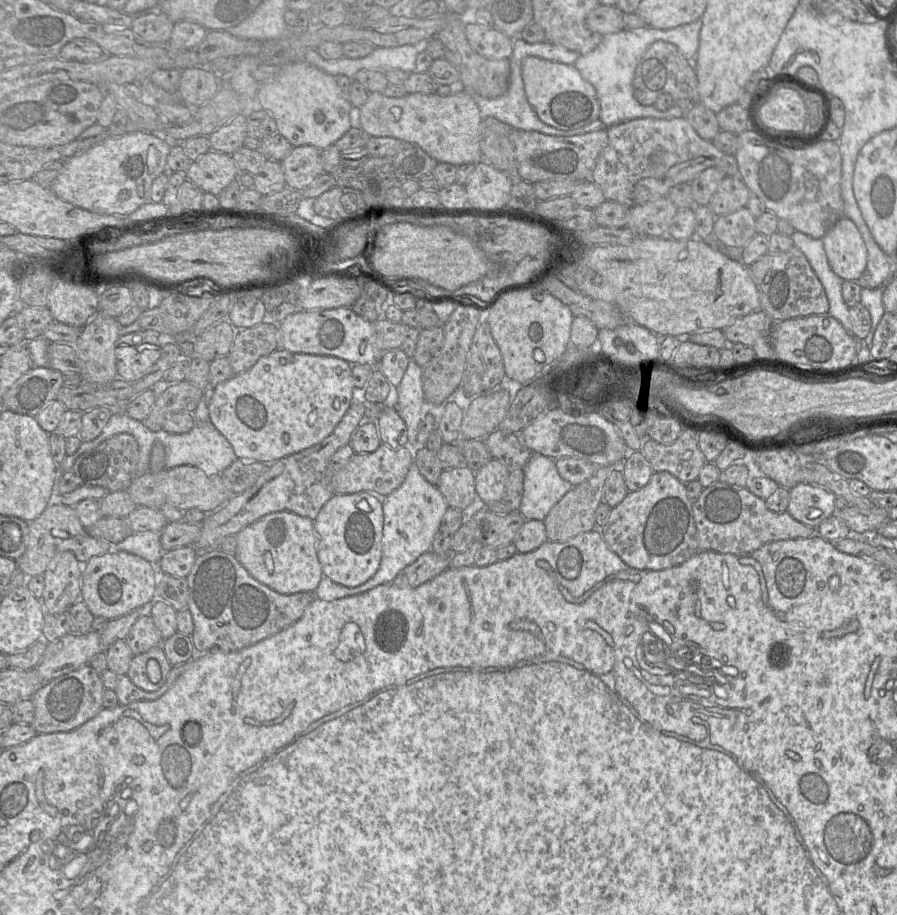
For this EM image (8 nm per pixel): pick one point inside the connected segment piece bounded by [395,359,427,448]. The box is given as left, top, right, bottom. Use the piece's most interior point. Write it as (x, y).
(410, 403)

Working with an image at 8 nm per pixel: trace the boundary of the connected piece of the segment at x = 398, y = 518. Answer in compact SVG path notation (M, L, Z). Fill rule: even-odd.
M415 462L399 488L386 496L382 502L384 527L382 535L382 559L377 572L365 583L347 587L324 576L315 592L314 599L333 601L363 594L376 587L391 584L399 572L419 556L430 551L435 537L440 533L440 523L449 505L436 485L429 483L420 473Z

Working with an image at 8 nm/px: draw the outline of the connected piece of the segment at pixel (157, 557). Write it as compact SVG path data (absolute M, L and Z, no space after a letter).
M161 532L132 533L122 542L112 545L111 552L125 551L137 555L152 565L158 565L165 551L161 545Z

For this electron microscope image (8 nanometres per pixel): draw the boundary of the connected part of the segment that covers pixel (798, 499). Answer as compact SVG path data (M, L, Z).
M800 482L790 489L787 512L797 521L817 528L823 520L835 514L835 497L835 494L828 490Z

